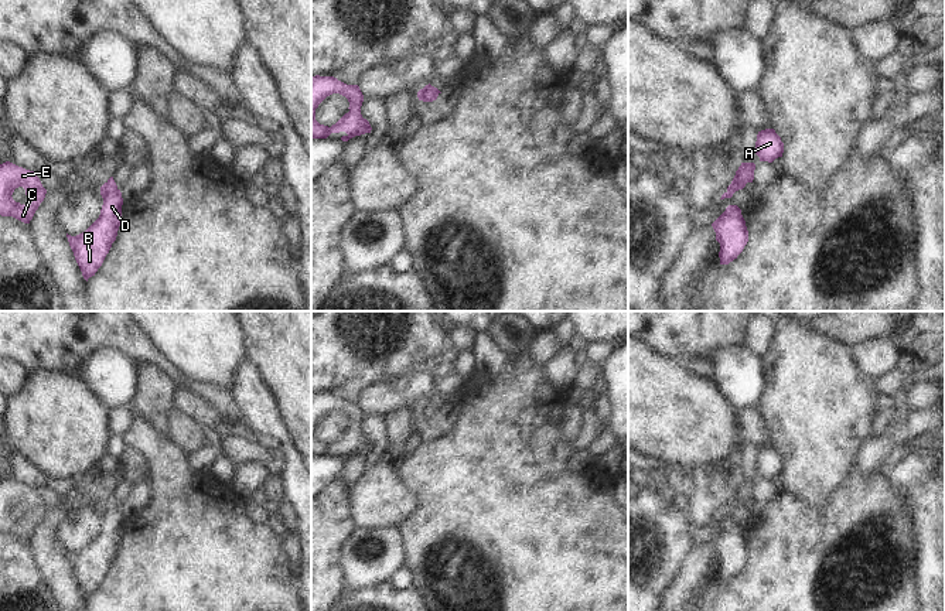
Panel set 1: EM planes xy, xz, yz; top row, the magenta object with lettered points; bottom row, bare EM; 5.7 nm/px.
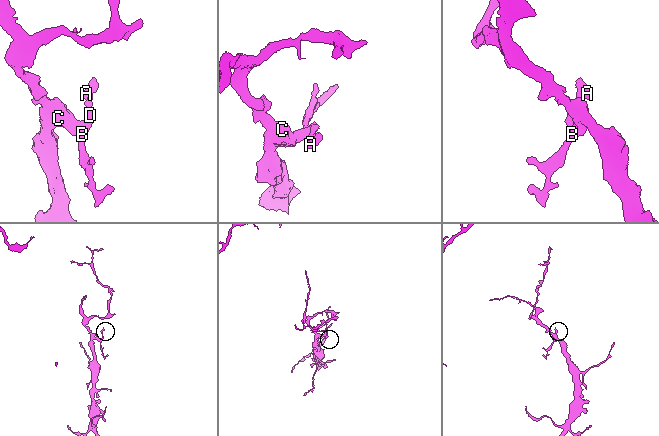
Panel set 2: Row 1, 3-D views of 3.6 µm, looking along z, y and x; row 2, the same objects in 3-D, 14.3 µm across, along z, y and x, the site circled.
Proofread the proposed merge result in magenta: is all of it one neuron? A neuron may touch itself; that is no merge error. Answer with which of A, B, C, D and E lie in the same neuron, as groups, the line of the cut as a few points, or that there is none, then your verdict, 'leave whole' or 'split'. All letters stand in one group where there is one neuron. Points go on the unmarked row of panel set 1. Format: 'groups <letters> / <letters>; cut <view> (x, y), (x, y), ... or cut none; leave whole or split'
groups A B C D E; cut none; leave whole

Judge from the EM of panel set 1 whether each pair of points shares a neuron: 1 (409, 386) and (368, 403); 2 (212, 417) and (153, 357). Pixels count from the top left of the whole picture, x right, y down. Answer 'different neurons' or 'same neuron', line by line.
1: same neuron
2: different neurons

